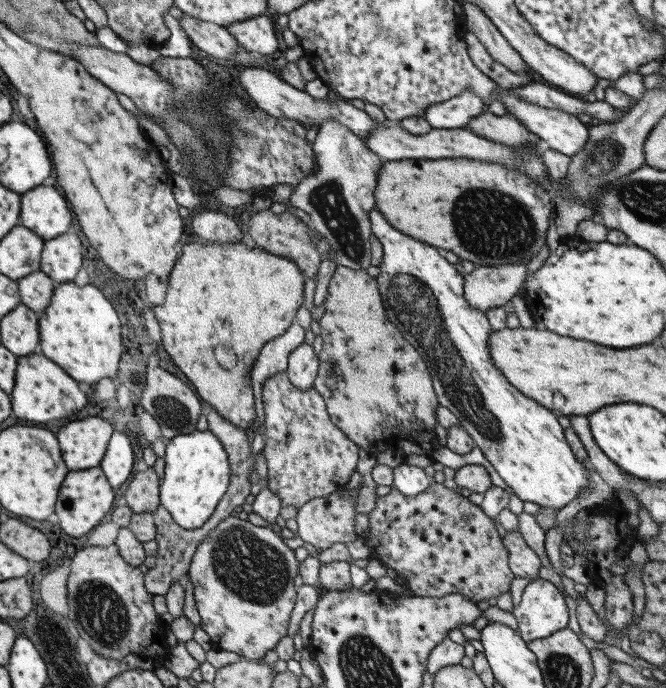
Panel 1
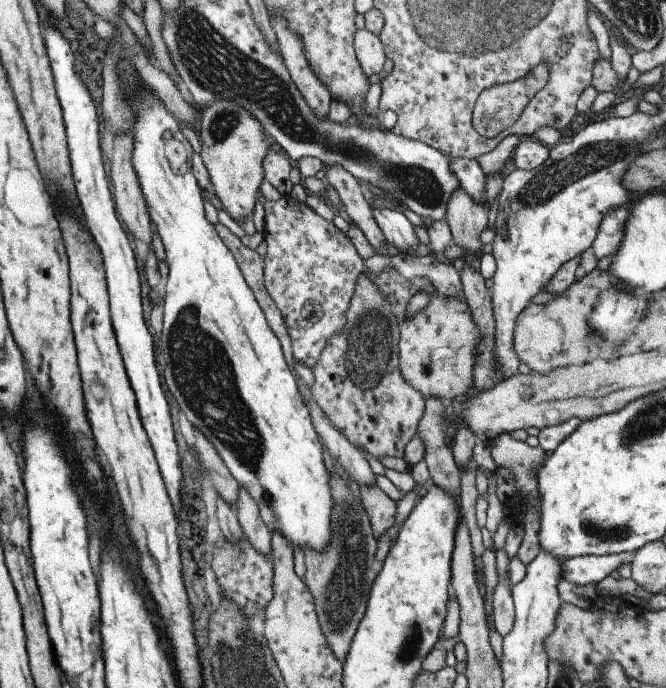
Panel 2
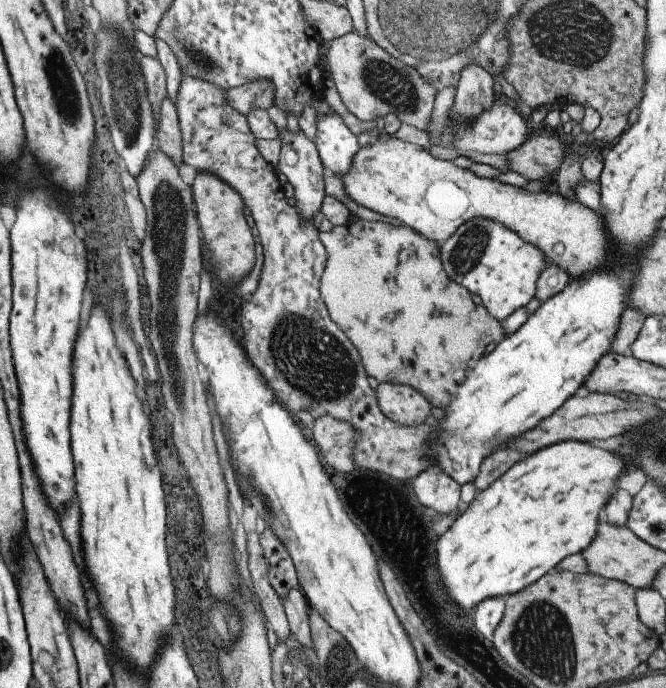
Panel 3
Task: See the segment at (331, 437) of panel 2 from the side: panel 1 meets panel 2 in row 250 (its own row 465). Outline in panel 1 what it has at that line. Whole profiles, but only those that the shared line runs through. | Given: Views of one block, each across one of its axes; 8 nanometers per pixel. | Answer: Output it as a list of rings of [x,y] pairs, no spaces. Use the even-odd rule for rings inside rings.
[[[212,407],[205,408],[205,416],[208,421],[208,428],[214,433],[214,436],[220,440],[224,445],[226,455],[228,455],[228,462],[230,462],[230,485],[228,485],[228,491],[226,495],[222,497],[220,503],[214,510],[214,515],[201,527],[194,528],[193,530],[184,530],[177,526],[176,523],[169,521],[169,515],[167,510],[162,506],[153,513],[153,520],[156,526],[156,537],[155,540],[160,546],[162,542],[162,560],[160,560],[160,548],[155,554],[156,565],[148,569],[145,574],[145,588],[150,595],[165,596],[168,590],[174,586],[173,582],[180,580],[189,572],[190,563],[198,545],[207,537],[209,533],[218,526],[222,520],[229,518],[237,510],[242,509],[242,505],[245,505],[244,500],[248,495],[251,494],[250,489],[252,488],[250,480],[248,480],[248,474],[254,471],[256,460],[252,455],[252,445],[248,441],[248,432],[240,427],[234,426],[229,420],[226,420],[216,409]],[[160,534],[162,534],[162,540],[160,540]],[[164,546],[172,552],[175,560],[172,562],[173,566],[164,566]]]

